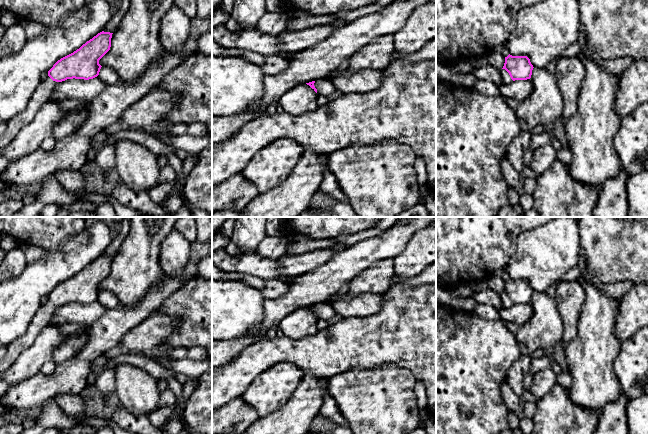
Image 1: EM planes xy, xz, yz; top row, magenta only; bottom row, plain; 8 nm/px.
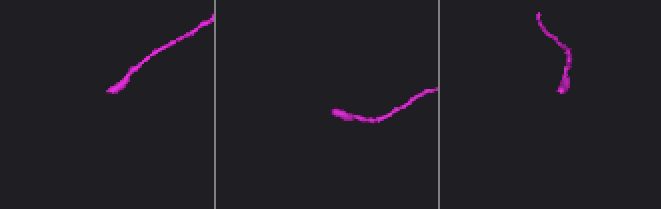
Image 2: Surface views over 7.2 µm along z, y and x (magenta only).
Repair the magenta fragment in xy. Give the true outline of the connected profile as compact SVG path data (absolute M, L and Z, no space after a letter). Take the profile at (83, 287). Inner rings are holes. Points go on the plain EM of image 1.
M100 256L73 277L58 284L48 295L48 301L41 303L26 332L7 346L7 353L0 359L0 375L16 358L35 341L39 333L51 325L53 314L58 306L67 303L89 304L99 299L99 284L110 274L112 258Z

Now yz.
M509 278L505 281L504 290L500 294L502 307L530 303L533 292L527 280L512 280Z

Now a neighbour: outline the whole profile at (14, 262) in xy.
M20 247L6 252L0 266L0 281L9 281L18 277L26 265L27 261Z

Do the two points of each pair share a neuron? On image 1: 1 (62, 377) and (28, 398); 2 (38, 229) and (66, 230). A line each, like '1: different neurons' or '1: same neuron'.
1: same neuron
2: same neuron

